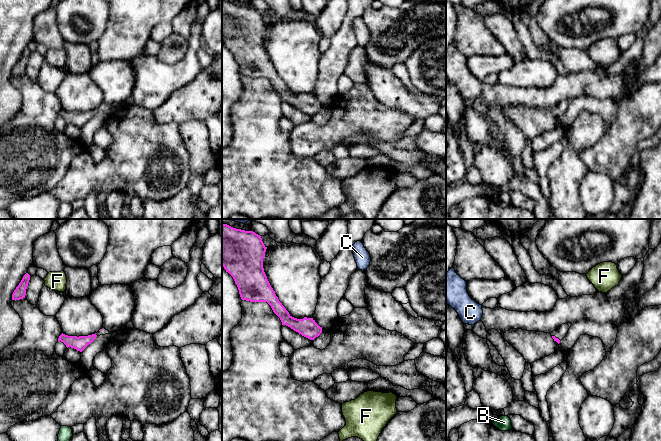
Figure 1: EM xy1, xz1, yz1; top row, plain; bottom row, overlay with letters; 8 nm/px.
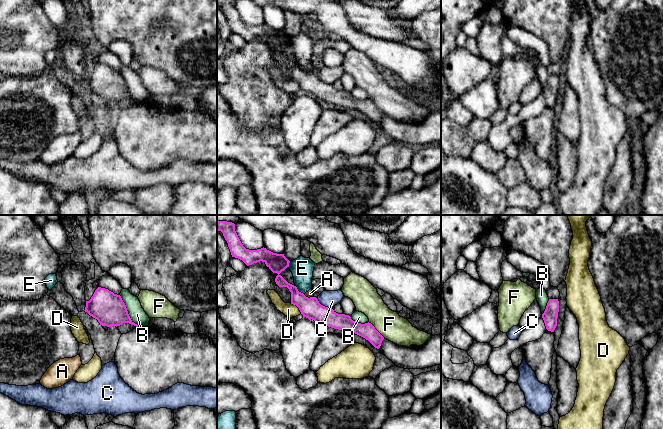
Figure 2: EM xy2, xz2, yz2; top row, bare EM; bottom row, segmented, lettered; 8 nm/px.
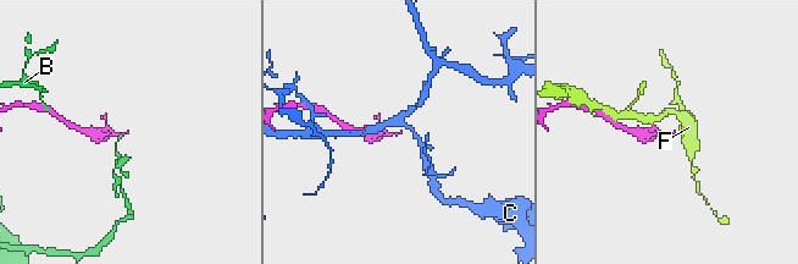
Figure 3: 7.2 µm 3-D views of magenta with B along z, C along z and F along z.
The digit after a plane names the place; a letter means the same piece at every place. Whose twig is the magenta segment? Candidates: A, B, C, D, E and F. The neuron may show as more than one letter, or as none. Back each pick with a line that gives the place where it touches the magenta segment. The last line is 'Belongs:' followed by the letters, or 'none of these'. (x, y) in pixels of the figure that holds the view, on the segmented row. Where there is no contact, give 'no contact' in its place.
Belongs: none of these

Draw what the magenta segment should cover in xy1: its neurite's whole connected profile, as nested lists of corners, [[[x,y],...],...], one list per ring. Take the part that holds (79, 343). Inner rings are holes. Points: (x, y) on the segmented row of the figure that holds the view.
[[[105,328],[100,329],[97,333],[88,335],[88,336],[68,336],[65,334],[61,334],[58,338],[58,341],[63,342],[66,347],[71,347],[76,349],[77,351],[82,352],[89,344],[91,344],[97,336],[105,335],[105,334],[113,334],[113,332],[109,332]]]

